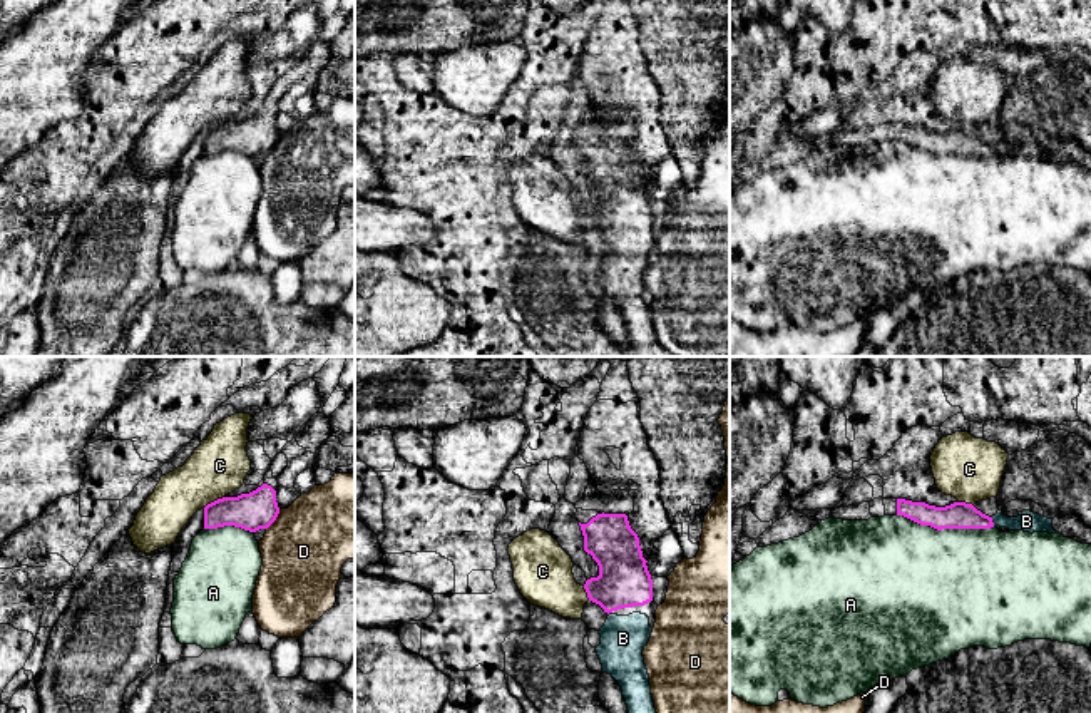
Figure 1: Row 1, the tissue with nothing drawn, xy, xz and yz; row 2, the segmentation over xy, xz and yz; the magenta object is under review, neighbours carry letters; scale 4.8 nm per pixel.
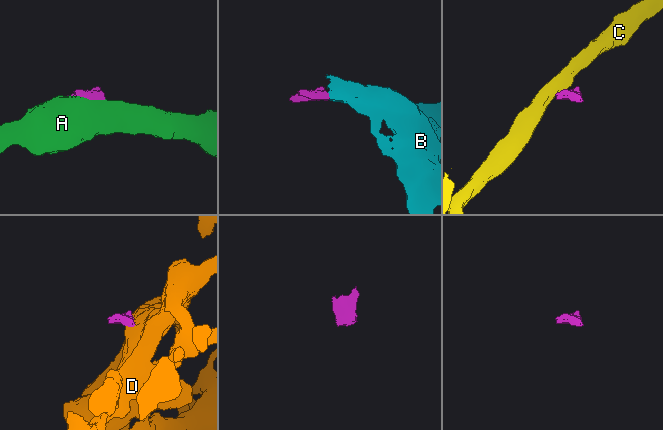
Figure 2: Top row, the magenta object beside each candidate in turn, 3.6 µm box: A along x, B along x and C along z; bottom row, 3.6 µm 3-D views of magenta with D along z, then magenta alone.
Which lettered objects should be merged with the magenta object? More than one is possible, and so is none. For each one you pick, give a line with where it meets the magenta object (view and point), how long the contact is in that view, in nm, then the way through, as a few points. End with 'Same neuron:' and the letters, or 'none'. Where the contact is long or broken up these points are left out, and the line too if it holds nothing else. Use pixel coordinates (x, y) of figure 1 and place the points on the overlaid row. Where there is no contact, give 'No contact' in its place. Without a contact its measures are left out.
B: Touches magenta at yz (993, 523). Shared border 50 nm. Path across: yz (959, 514), (993, 523), (1026, 521)
Same neuron: B

